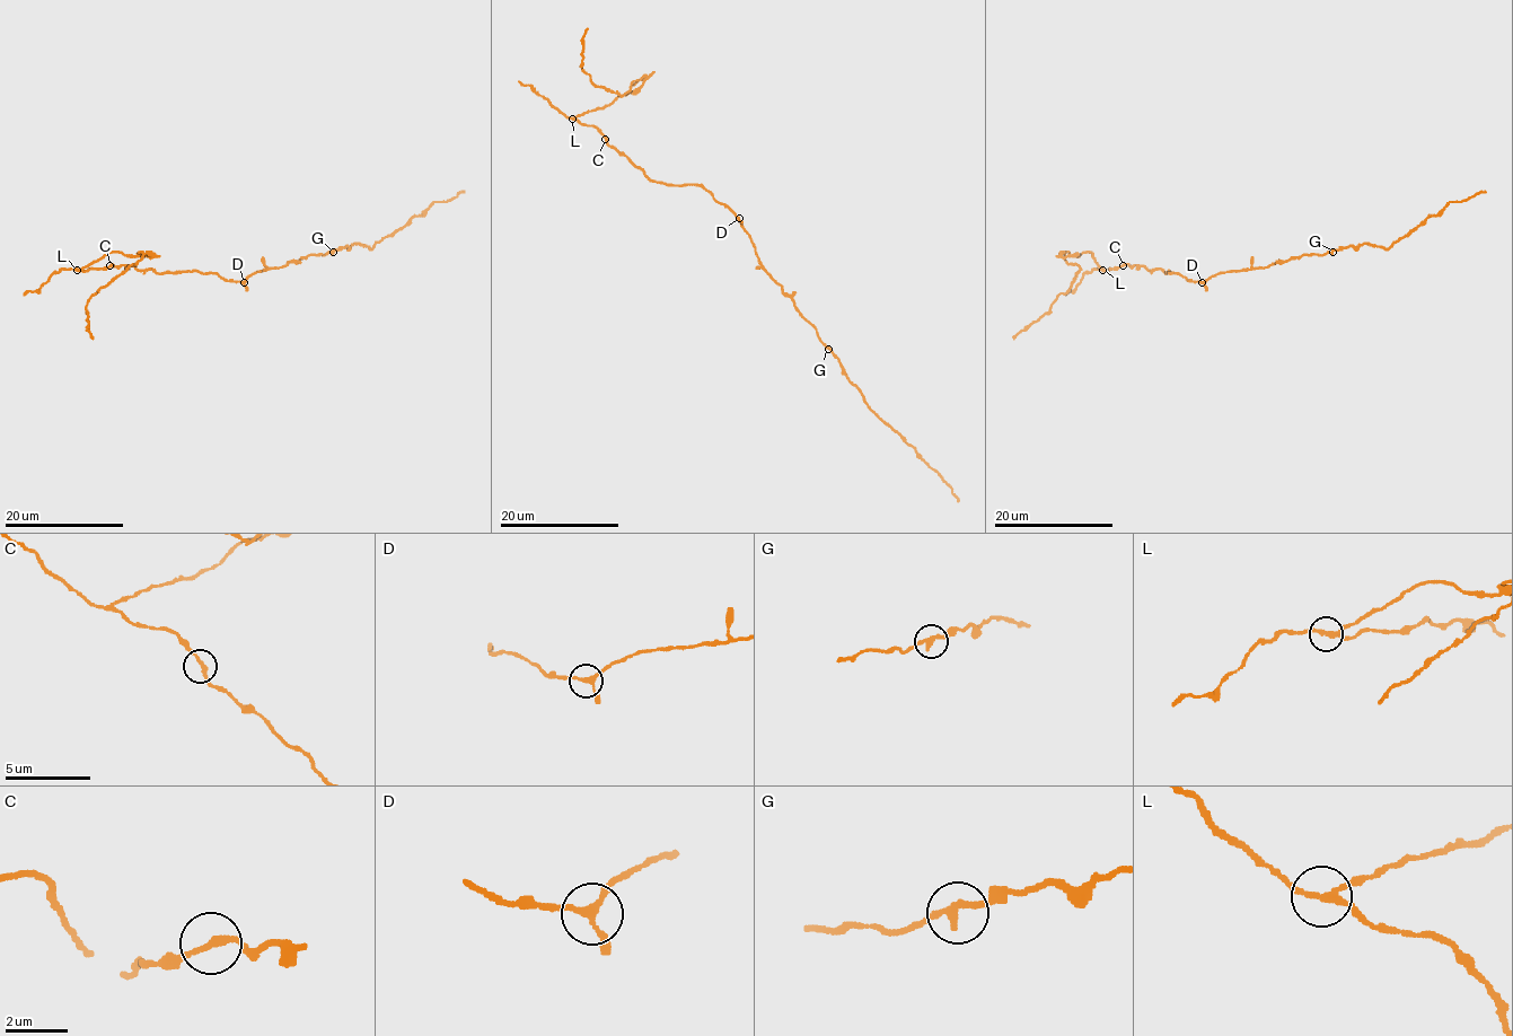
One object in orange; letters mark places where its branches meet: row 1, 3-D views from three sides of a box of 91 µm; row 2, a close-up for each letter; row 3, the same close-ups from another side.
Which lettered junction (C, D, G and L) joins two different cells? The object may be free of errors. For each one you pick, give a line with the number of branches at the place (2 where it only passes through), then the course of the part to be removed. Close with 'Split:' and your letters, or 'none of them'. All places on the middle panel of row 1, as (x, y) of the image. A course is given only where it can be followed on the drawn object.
L: 3 branches meet; foreign part runs (572, 117), (633, 93), (647, 78), (630, 84), (624, 94), (597, 87), (581, 68), (587, 28)
Split: L

